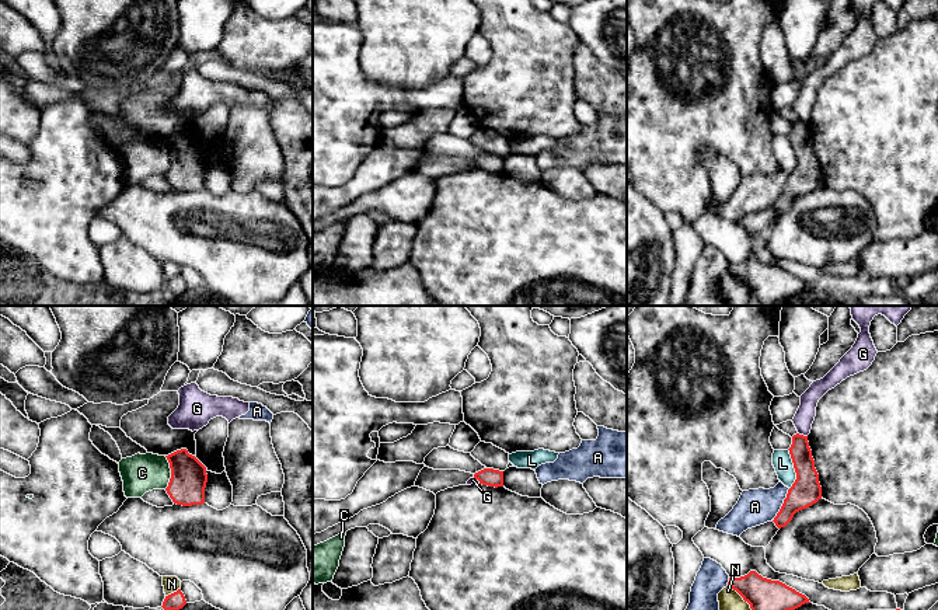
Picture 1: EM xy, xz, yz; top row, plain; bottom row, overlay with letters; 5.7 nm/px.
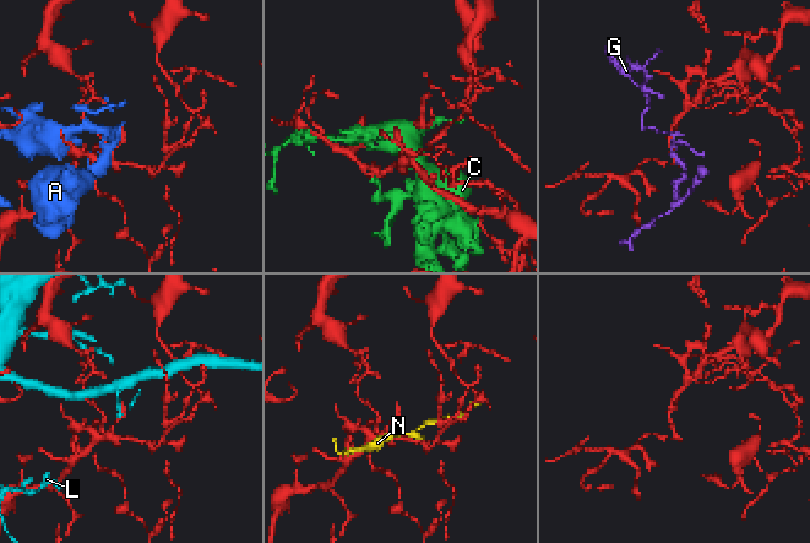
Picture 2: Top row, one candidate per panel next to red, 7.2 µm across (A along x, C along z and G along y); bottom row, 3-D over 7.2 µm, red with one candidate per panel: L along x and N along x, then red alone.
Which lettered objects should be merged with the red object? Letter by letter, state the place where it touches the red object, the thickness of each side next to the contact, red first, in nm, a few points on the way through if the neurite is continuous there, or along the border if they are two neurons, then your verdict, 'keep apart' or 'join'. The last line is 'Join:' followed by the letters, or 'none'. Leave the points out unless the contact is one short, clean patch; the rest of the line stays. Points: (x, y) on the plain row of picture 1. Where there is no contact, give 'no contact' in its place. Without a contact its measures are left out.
A: yz (783, 191) | 170/200 nm | keep apart
C: xy (171, 159) | 220/220 nm | keep apart
G: yz (802, 121) | 130/120 nm | along yz (798, 118), (806, 122) | keep apart
L: yz (794, 153) | 170/110 nm | keep apart
N: xy (174, 278) | 100/100 nm | keep apart
Join: none

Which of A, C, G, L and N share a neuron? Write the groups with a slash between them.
A G / C / L / N

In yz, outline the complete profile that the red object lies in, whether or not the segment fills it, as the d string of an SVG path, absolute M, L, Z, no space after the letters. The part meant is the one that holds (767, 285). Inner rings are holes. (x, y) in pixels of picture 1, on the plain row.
M756 257L740 264L729 264L728 272L750 290L754 306L771 306L778 300L810 289L805 280L780 266L763 264Z

